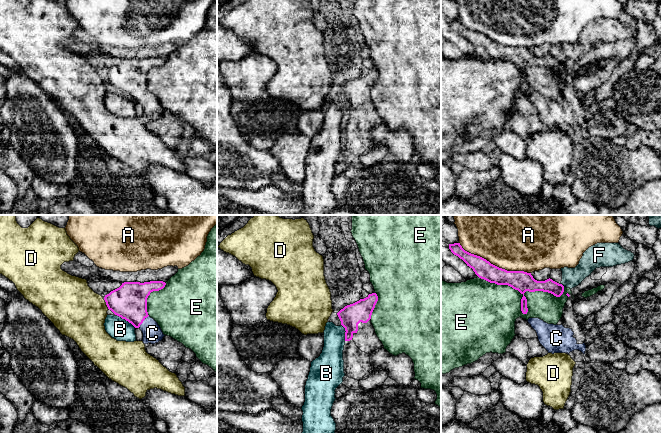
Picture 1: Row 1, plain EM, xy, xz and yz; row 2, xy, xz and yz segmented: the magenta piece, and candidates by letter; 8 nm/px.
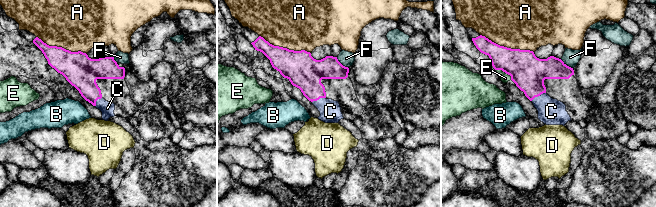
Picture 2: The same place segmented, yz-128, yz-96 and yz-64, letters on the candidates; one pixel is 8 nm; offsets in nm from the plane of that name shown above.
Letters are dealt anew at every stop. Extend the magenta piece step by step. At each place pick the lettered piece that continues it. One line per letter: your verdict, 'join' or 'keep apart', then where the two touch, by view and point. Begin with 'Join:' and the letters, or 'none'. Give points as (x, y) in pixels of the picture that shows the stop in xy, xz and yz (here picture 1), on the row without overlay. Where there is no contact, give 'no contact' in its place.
Join: C
A: keep apart; contact yz (494, 41)
B: keep apart; contact xy (126, 96)
C: join; contact xy (143, 96)
D: keep apart; contact xy (106, 80)
E: keep apart; contact yz (521, 69)
F: keep apart; contact yz (562, 61)

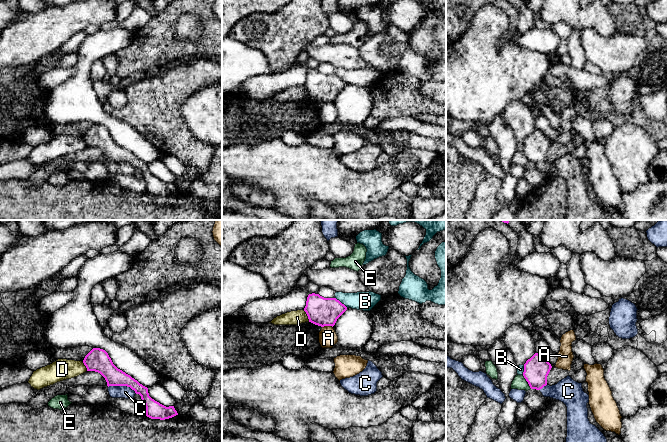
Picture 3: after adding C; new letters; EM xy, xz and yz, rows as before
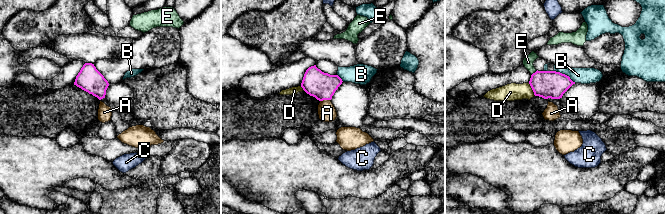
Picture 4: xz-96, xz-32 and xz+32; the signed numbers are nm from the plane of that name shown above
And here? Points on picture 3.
Join: none
A: keep apart; contact xz (327, 101)
B: keep apart; contact xz (340, 78)
C: keep apart; contact xy (122, 161)
D: keep apart; contact xz (307, 91)
E: keep apart; contact yz (527, 157)

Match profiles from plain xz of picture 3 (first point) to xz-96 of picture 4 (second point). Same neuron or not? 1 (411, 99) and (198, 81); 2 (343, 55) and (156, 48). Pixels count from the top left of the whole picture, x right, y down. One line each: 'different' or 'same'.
1: different
2: different

